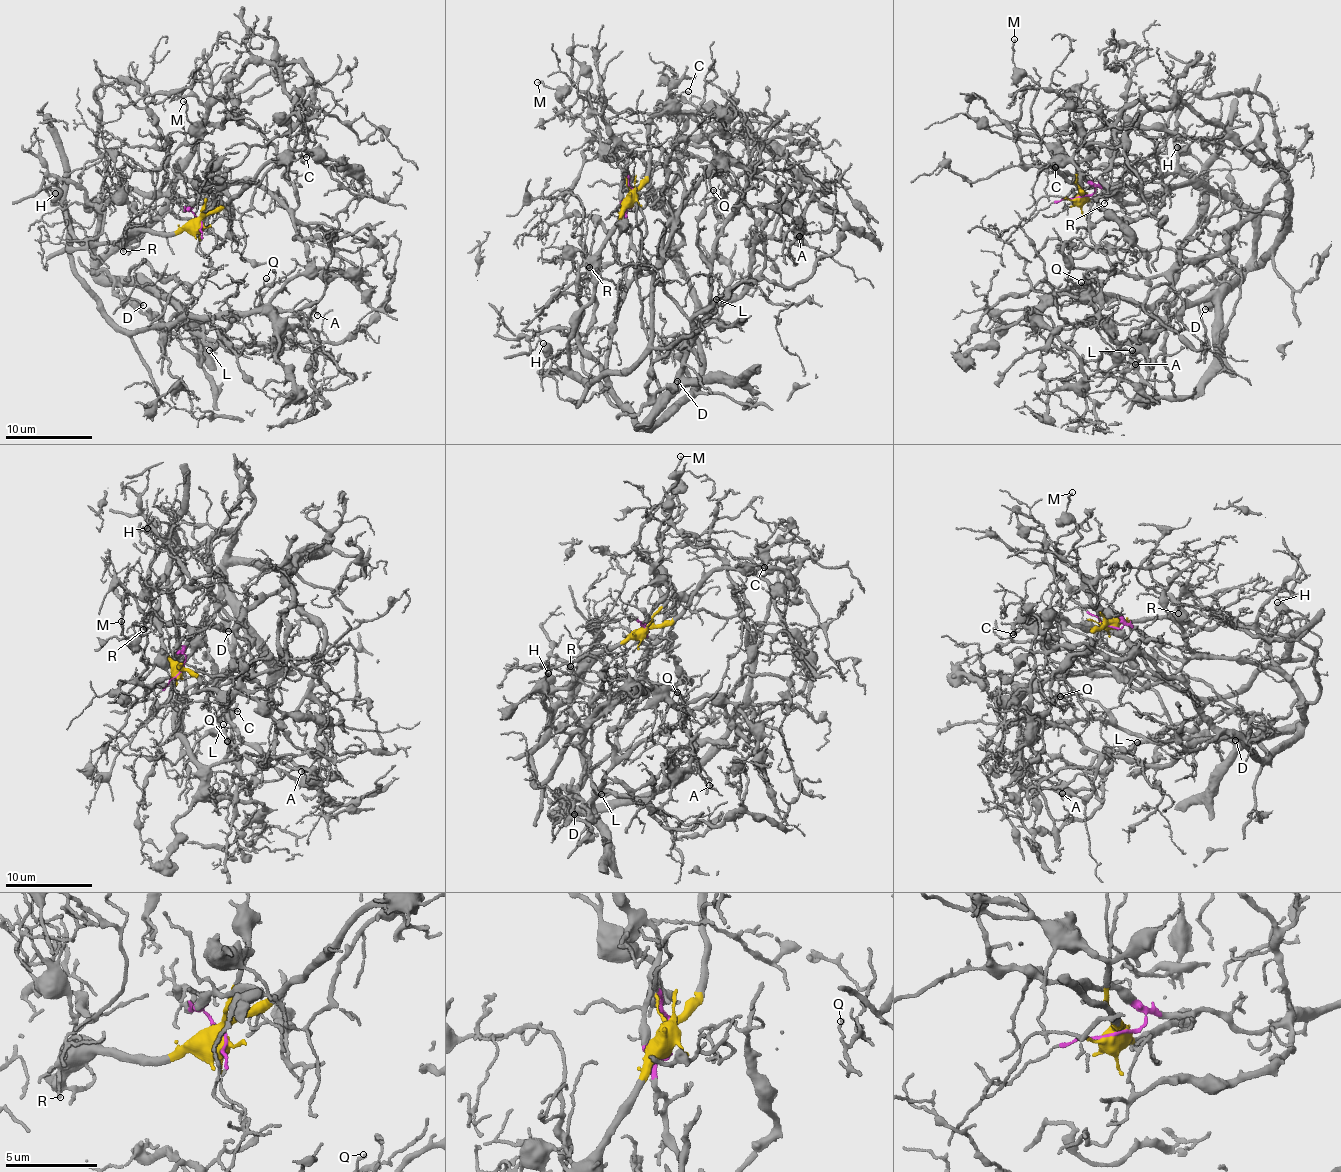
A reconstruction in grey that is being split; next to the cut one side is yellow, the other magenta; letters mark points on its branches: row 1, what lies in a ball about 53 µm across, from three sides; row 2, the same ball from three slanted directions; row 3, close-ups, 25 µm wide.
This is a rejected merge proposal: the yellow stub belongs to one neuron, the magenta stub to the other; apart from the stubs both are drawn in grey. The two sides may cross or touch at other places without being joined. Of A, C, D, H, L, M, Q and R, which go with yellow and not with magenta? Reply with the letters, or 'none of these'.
C, H, M, R

